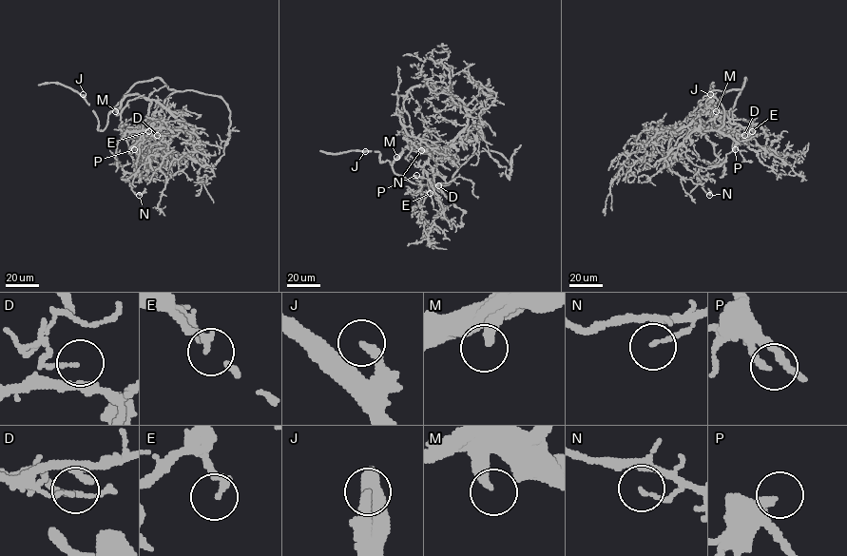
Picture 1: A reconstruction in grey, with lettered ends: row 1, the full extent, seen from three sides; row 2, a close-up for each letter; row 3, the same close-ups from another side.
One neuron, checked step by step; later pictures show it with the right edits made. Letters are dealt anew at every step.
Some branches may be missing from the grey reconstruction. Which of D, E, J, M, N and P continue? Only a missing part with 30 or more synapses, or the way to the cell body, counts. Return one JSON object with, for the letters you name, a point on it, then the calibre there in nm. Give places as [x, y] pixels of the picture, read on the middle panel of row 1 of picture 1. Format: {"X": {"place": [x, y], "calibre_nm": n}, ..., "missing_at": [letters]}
{"D": {"place": [438, 185], "calibre_nm": 110}, "E": {"place": [430, 193], "calibre_nm": 180}, "P": {"place": [416, 175], "calibre_nm": 240}, "missing_at": ["D", "E", "P"]}

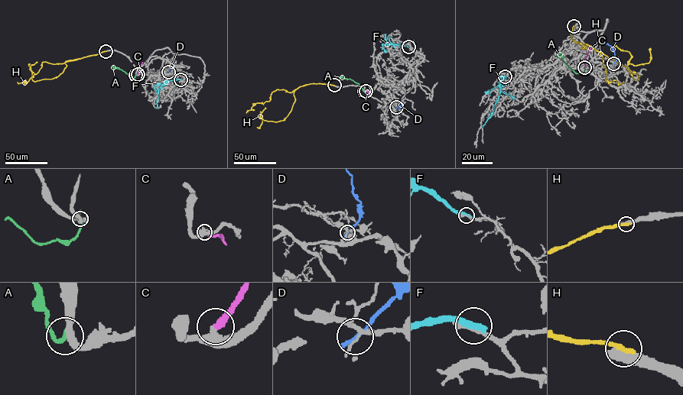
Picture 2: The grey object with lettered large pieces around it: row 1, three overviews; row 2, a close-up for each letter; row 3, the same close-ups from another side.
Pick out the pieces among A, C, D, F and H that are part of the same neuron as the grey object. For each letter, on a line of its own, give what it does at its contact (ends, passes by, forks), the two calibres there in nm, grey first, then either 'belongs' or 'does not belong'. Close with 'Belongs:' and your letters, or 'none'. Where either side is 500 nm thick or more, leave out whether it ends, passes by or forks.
A: it passes by; 320 nm thick on the grey side, 180 nm on the other; does not belong
C: it ends there; 320 nm thick on the grey side, 280 nm on the other; does not belong
D: it ends there; 170 nm thick on the grey side, 240 nm on the other; does not belong
F: it ends there; 260 nm thick on the grey side, 480 nm on the other; does not belong
H: 600 nm thick on the grey side, 280 nm on the other; does not belong
Belongs: none

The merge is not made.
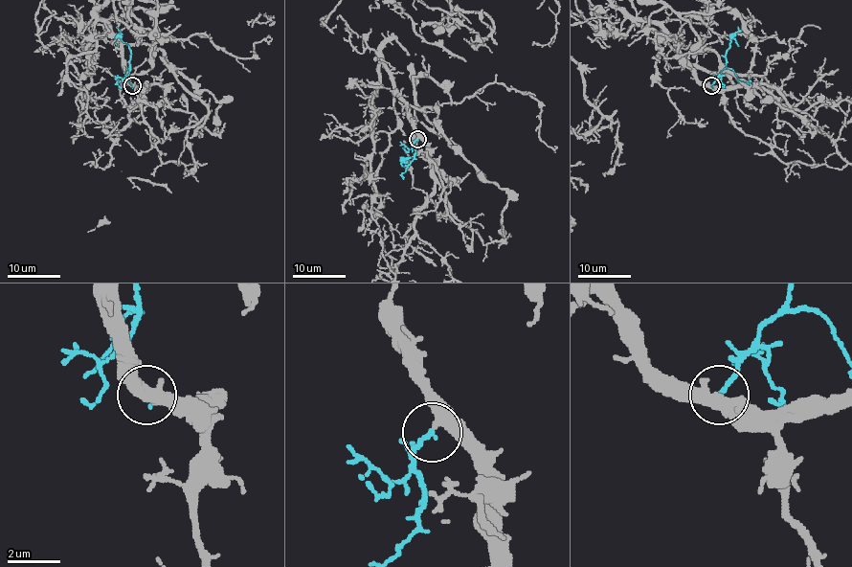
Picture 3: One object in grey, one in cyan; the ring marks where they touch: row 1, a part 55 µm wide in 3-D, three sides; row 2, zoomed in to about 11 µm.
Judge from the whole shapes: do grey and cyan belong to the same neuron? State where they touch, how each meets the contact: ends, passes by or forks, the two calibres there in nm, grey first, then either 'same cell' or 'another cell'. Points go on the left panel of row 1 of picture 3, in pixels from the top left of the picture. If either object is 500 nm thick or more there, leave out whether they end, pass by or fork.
place (132, 85); grey passes by; cyan ends; calibres 380 and 200 nm; same cell

